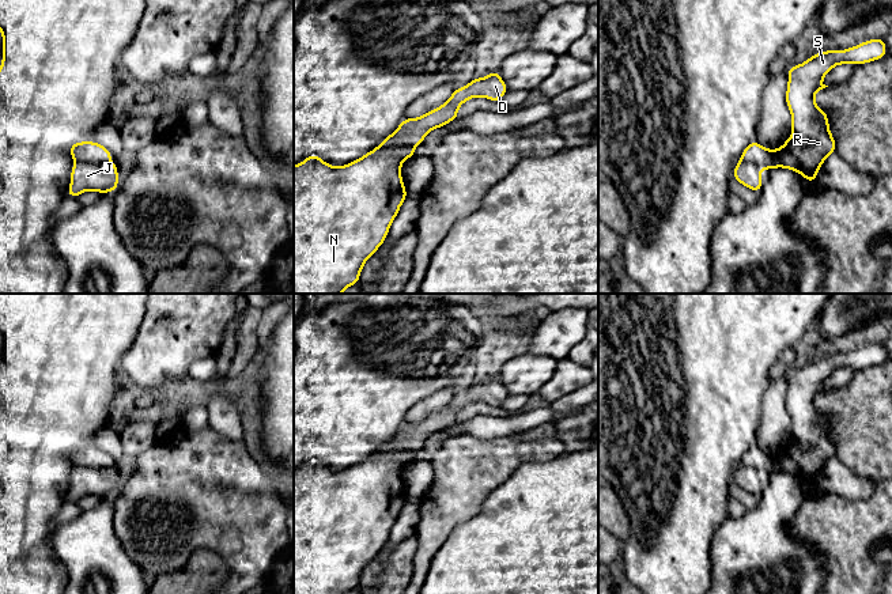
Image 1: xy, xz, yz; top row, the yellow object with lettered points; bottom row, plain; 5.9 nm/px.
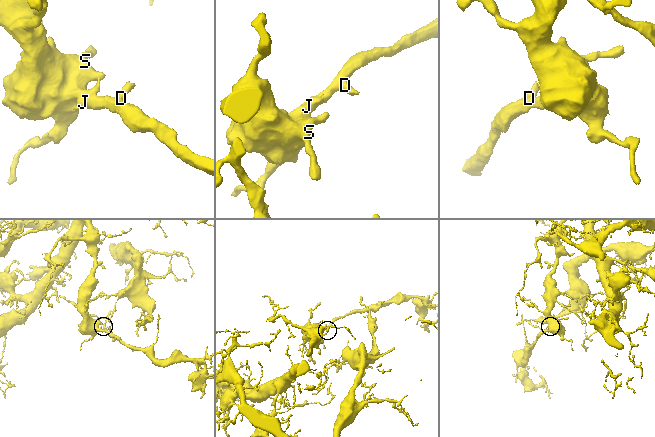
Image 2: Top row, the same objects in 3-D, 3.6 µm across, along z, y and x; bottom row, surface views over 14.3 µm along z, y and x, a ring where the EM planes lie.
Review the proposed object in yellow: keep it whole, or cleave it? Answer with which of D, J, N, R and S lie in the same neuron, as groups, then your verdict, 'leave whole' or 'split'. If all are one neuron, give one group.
D J / N R S; split

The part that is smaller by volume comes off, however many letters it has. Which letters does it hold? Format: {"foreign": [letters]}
{"foreign": ["D", "J"]}

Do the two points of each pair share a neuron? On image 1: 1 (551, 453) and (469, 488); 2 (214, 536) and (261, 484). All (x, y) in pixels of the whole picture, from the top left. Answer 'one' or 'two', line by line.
1: one
2: two

